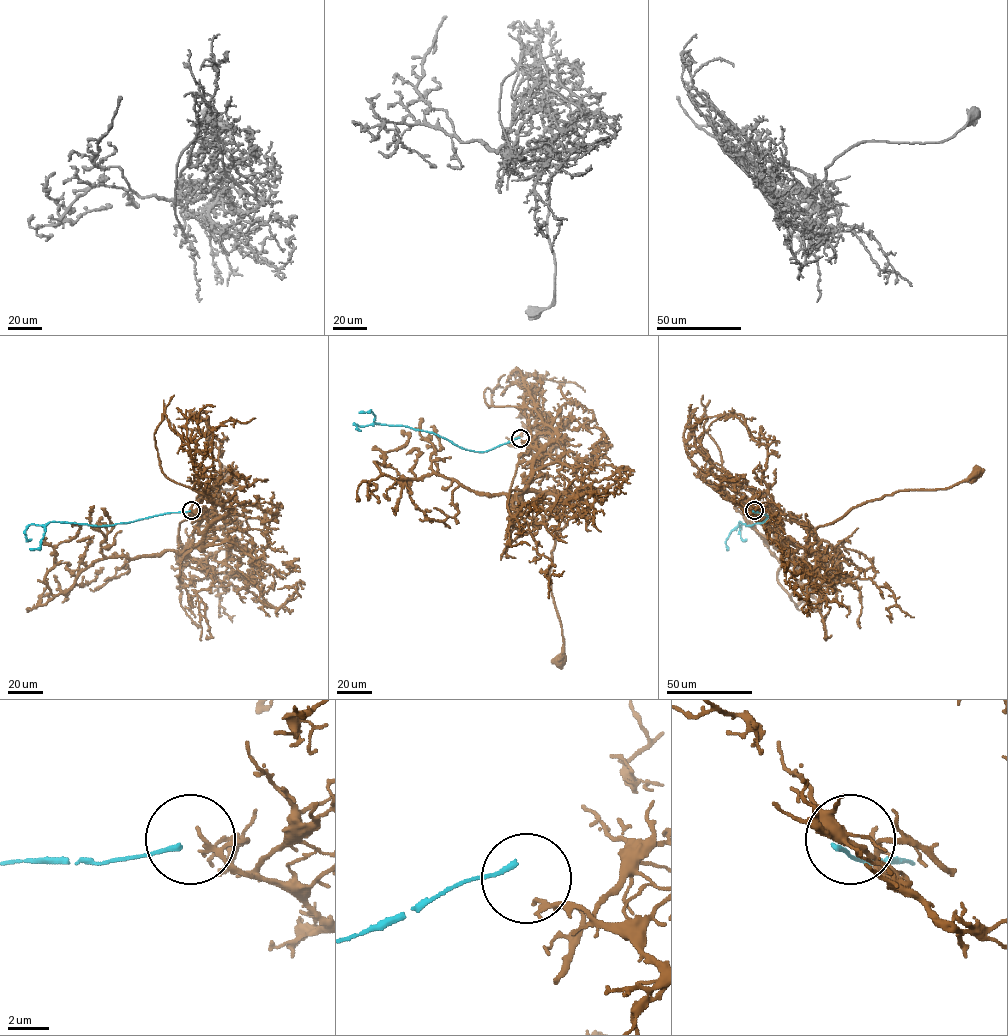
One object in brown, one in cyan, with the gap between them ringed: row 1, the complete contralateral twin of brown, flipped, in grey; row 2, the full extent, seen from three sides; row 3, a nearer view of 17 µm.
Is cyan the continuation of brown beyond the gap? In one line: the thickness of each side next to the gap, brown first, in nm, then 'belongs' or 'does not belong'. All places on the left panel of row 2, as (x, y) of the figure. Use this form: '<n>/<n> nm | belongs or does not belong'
170/260 nm | does not belong

